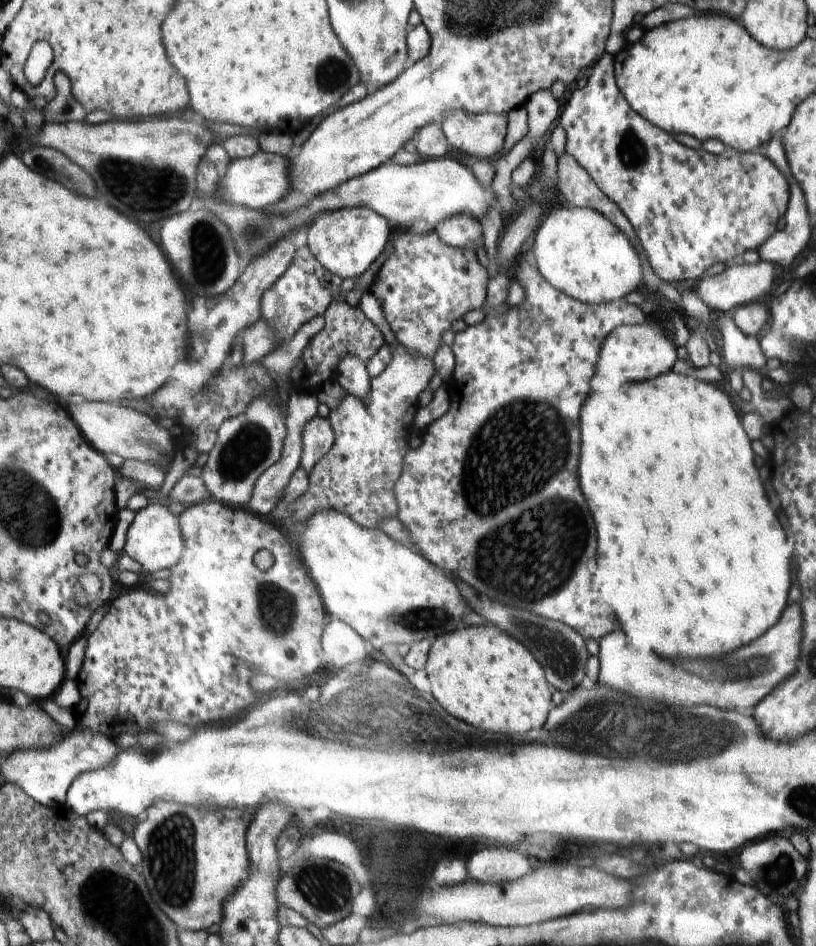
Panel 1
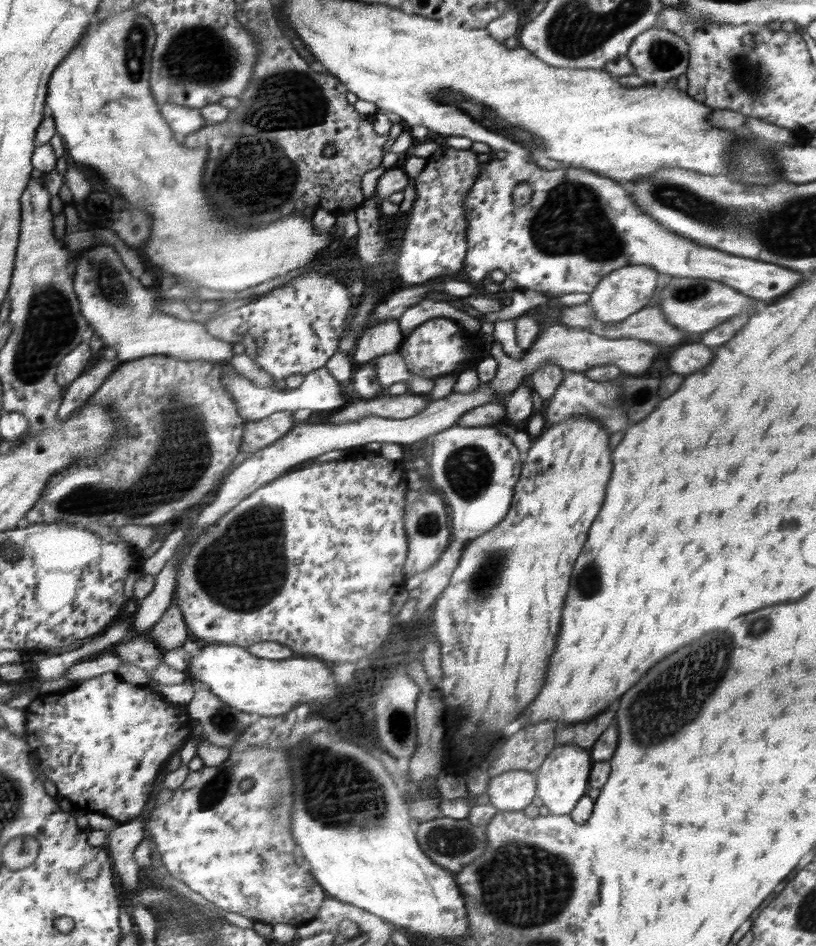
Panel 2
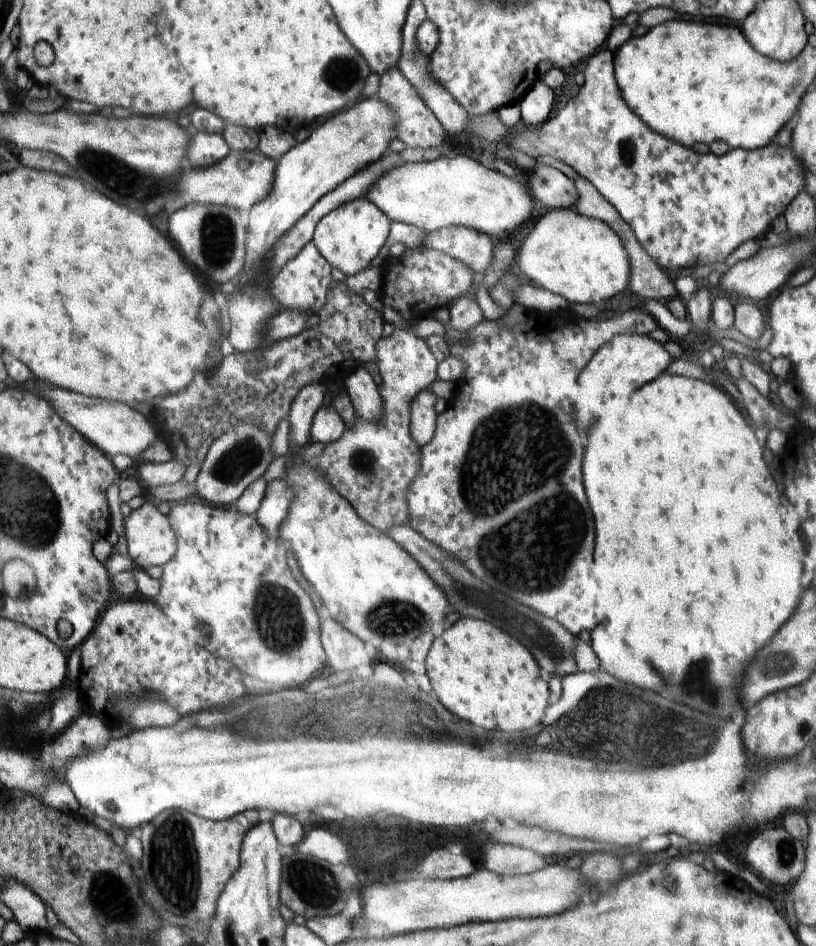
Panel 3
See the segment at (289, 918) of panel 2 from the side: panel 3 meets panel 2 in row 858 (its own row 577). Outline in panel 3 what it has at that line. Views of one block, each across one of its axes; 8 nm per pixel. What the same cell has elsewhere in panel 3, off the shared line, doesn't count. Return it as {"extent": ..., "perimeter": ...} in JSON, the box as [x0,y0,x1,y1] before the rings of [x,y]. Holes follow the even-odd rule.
{"extent":[156,502,324,688],"perimeter":[[[202,502],[178,503],[178,505],[174,506],[169,516],[179,533],[179,551],[176,558],[164,567],[164,574],[161,579],[163,589],[156,600],[168,613],[168,616],[171,616],[184,632],[188,632],[196,644],[208,648],[210,652],[216,652],[218,656],[224,656],[224,658],[231,660],[248,676],[254,676],[254,678],[264,680],[268,684],[274,684],[276,688],[290,688],[288,684],[302,686],[306,680],[310,680],[312,674],[324,666],[324,650],[322,650],[322,644],[320,644],[320,620],[318,620],[316,606],[312,604],[312,598],[298,584],[298,579],[292,576],[292,572],[290,572],[290,568],[286,564],[286,546],[280,542],[280,538],[268,536],[267,531],[262,528],[259,521],[252,518],[252,515],[231,506],[208,506]]]}

